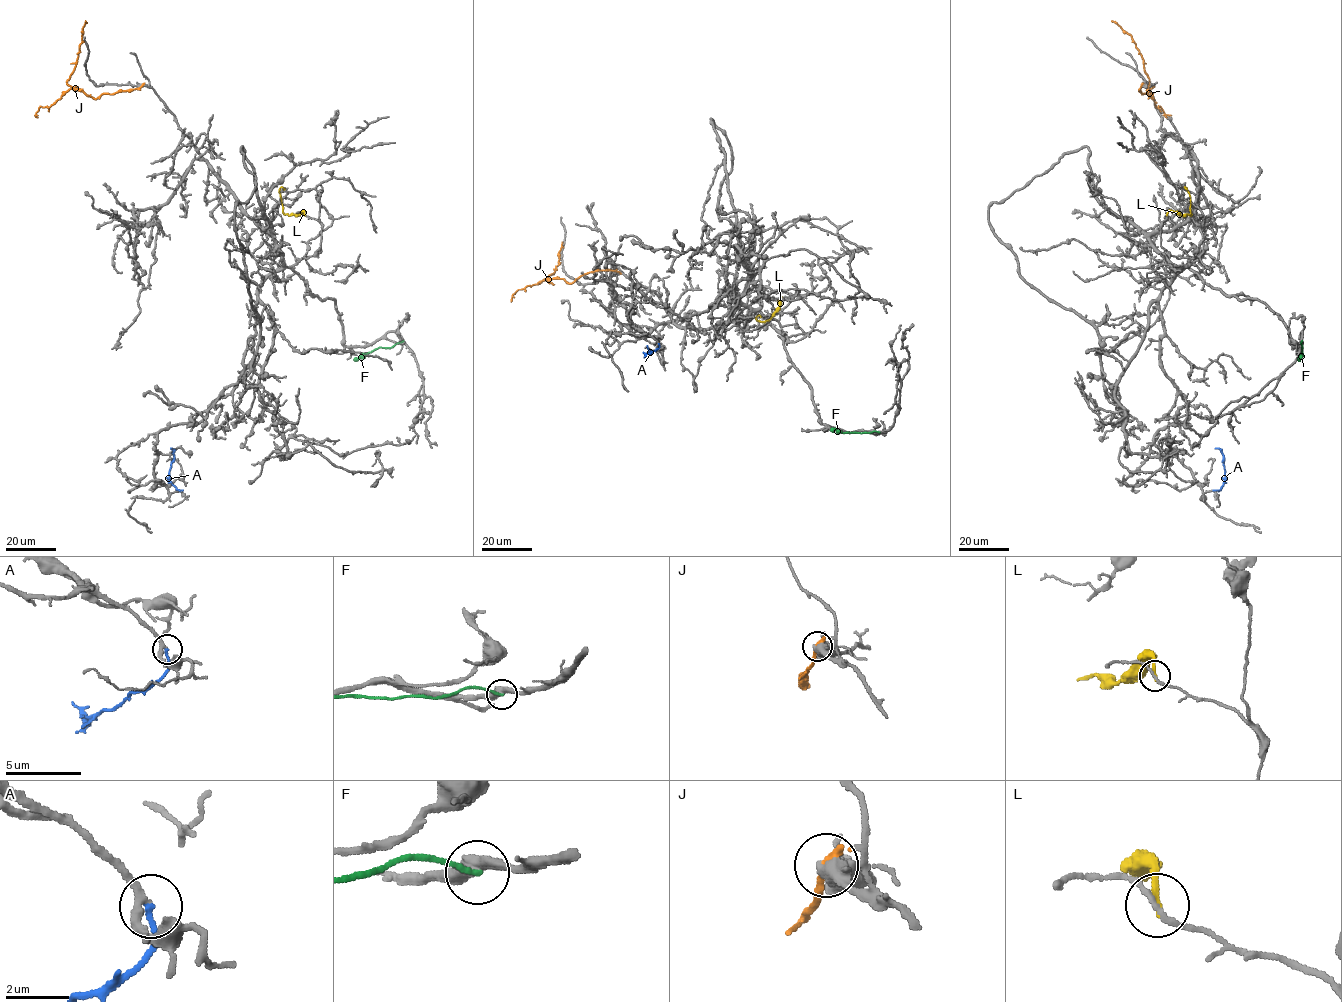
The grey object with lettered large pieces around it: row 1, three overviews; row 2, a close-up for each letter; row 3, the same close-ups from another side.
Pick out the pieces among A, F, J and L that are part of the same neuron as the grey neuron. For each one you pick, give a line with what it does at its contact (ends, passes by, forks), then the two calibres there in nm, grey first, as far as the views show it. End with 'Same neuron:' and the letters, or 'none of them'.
A: it ends there; 240 nm thick on the grey side, 200 nm on the other
Same neuron: A

